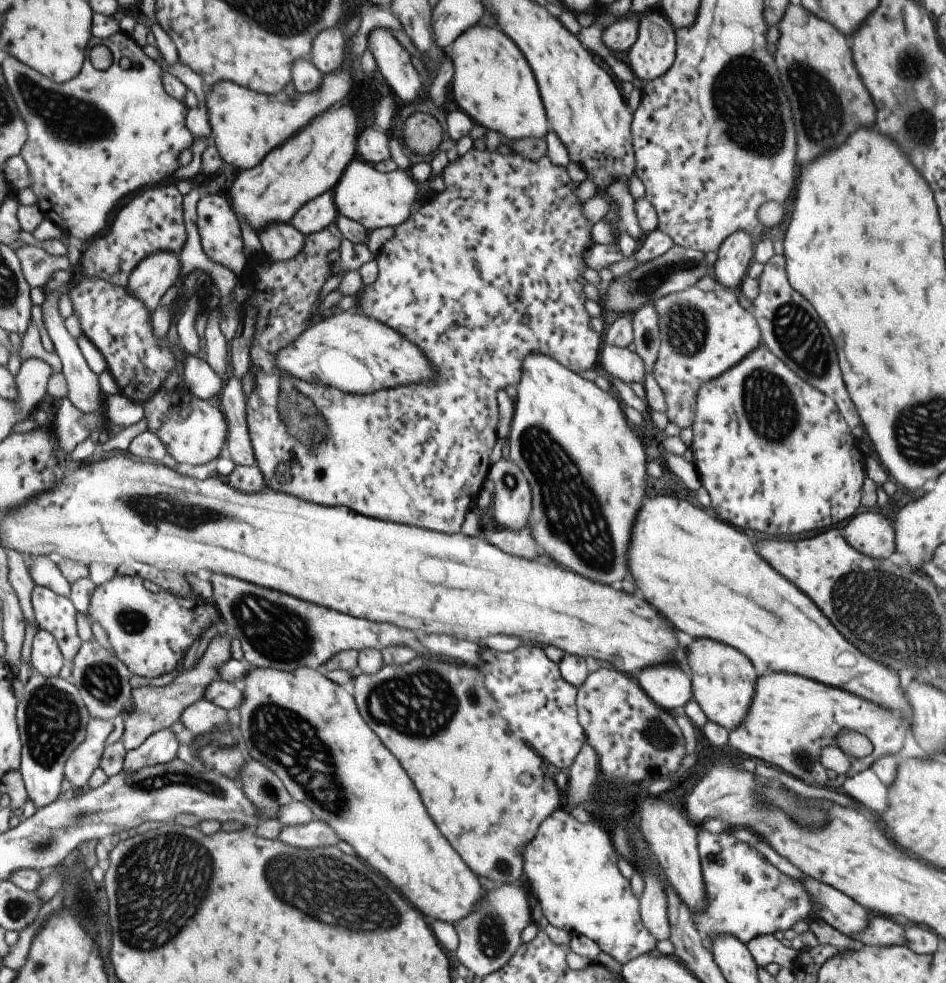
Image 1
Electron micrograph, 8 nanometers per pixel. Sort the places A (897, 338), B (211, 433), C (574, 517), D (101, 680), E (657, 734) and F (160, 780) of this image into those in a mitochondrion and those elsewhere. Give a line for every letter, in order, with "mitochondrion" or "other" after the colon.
A: other
B: other
C: mitochondrion
D: mitochondrion
E: mitochondrion
F: mitochondrion

